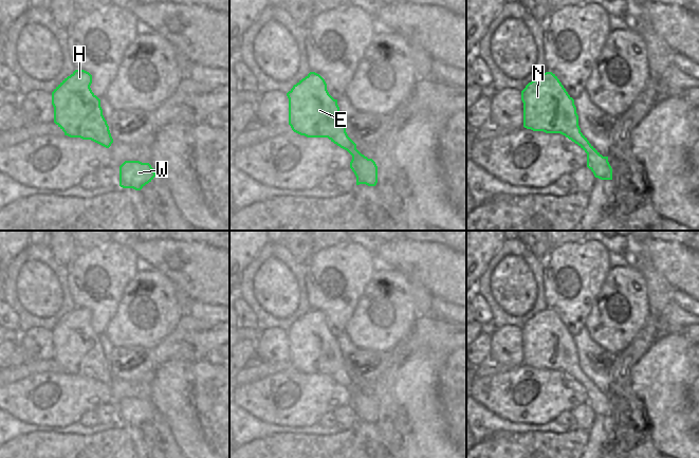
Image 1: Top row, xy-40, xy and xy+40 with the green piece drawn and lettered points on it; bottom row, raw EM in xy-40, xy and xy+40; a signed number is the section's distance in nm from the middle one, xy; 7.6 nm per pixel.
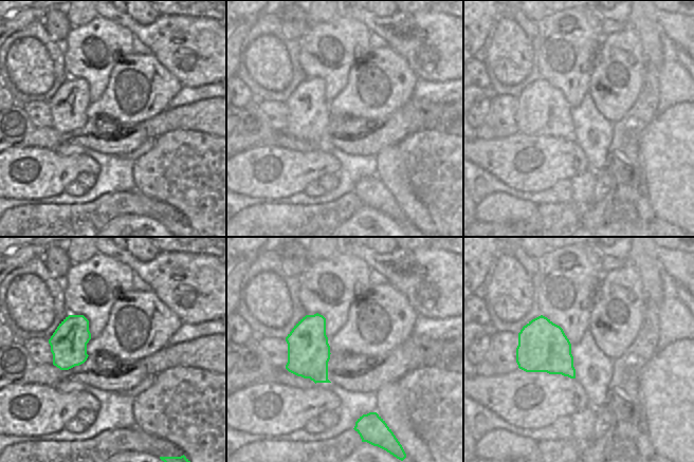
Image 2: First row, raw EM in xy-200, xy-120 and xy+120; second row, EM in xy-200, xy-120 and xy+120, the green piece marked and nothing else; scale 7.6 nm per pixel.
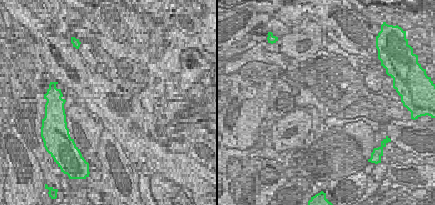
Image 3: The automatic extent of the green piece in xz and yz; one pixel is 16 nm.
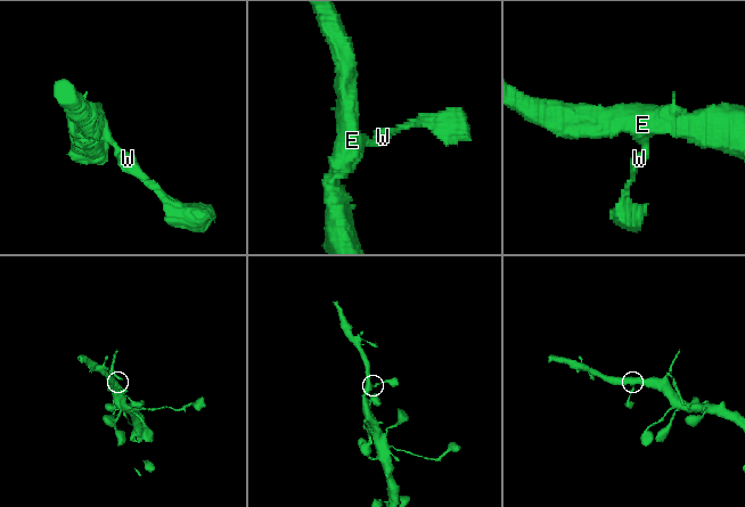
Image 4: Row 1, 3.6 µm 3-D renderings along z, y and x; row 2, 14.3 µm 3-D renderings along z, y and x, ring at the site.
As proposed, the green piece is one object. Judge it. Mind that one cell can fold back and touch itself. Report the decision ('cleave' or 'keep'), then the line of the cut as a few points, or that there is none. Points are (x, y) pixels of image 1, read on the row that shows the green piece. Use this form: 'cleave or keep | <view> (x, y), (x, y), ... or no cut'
keep | no cut

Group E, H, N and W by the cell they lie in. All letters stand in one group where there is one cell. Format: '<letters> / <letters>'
E H N W

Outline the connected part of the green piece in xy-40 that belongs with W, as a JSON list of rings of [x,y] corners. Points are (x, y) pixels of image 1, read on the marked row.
[[[125,161],[119,166],[119,186],[141,190],[151,182],[155,172],[149,163],[140,161]]]

